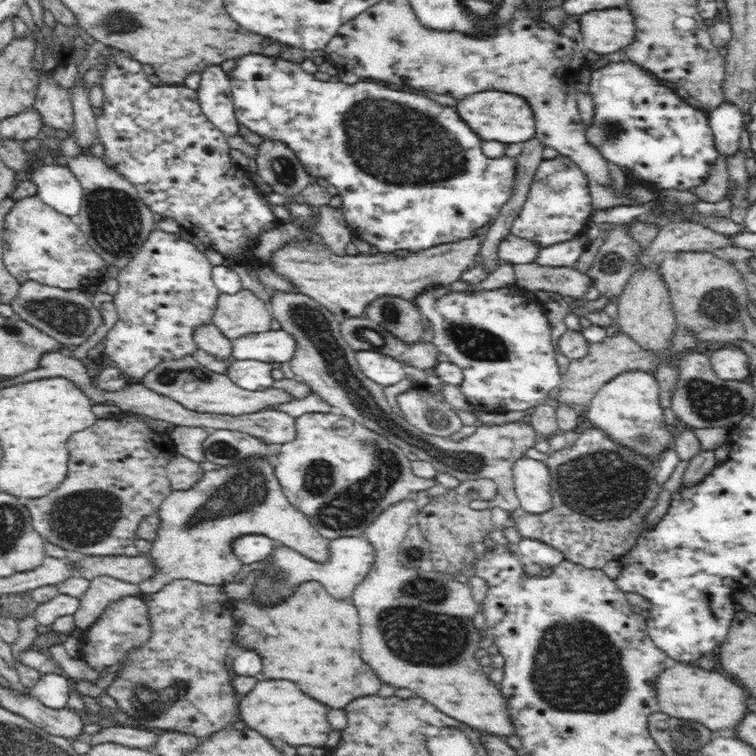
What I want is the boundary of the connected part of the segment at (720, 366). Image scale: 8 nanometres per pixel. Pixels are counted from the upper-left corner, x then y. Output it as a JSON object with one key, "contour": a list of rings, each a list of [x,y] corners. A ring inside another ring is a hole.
{"contour":[[[739,343],[723,345],[720,349],[709,351],[712,370],[722,380],[745,381],[753,372],[749,356]]]}

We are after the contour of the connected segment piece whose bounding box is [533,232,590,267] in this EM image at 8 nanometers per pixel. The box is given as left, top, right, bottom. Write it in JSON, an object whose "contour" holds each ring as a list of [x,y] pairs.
{"contour":[[[586,232],[560,244],[542,247],[538,256],[533,260],[542,266],[568,266],[572,267],[580,255],[584,252],[585,246],[589,243]]]}

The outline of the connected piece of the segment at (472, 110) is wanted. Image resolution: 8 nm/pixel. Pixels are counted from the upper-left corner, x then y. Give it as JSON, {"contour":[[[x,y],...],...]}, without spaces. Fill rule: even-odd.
{"contour":[[[478,92],[458,102],[456,112],[464,116],[464,122],[482,140],[498,140],[504,145],[509,145],[526,143],[535,136],[535,113],[522,96],[514,96],[508,92]]]}

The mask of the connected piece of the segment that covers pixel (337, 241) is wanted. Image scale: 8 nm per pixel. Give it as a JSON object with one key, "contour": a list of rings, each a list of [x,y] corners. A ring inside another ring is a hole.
{"contour":[[[329,205],[320,207],[316,220],[308,232],[319,235],[326,246],[336,255],[346,255],[346,246],[354,234],[347,225],[343,208],[331,208]]]}

